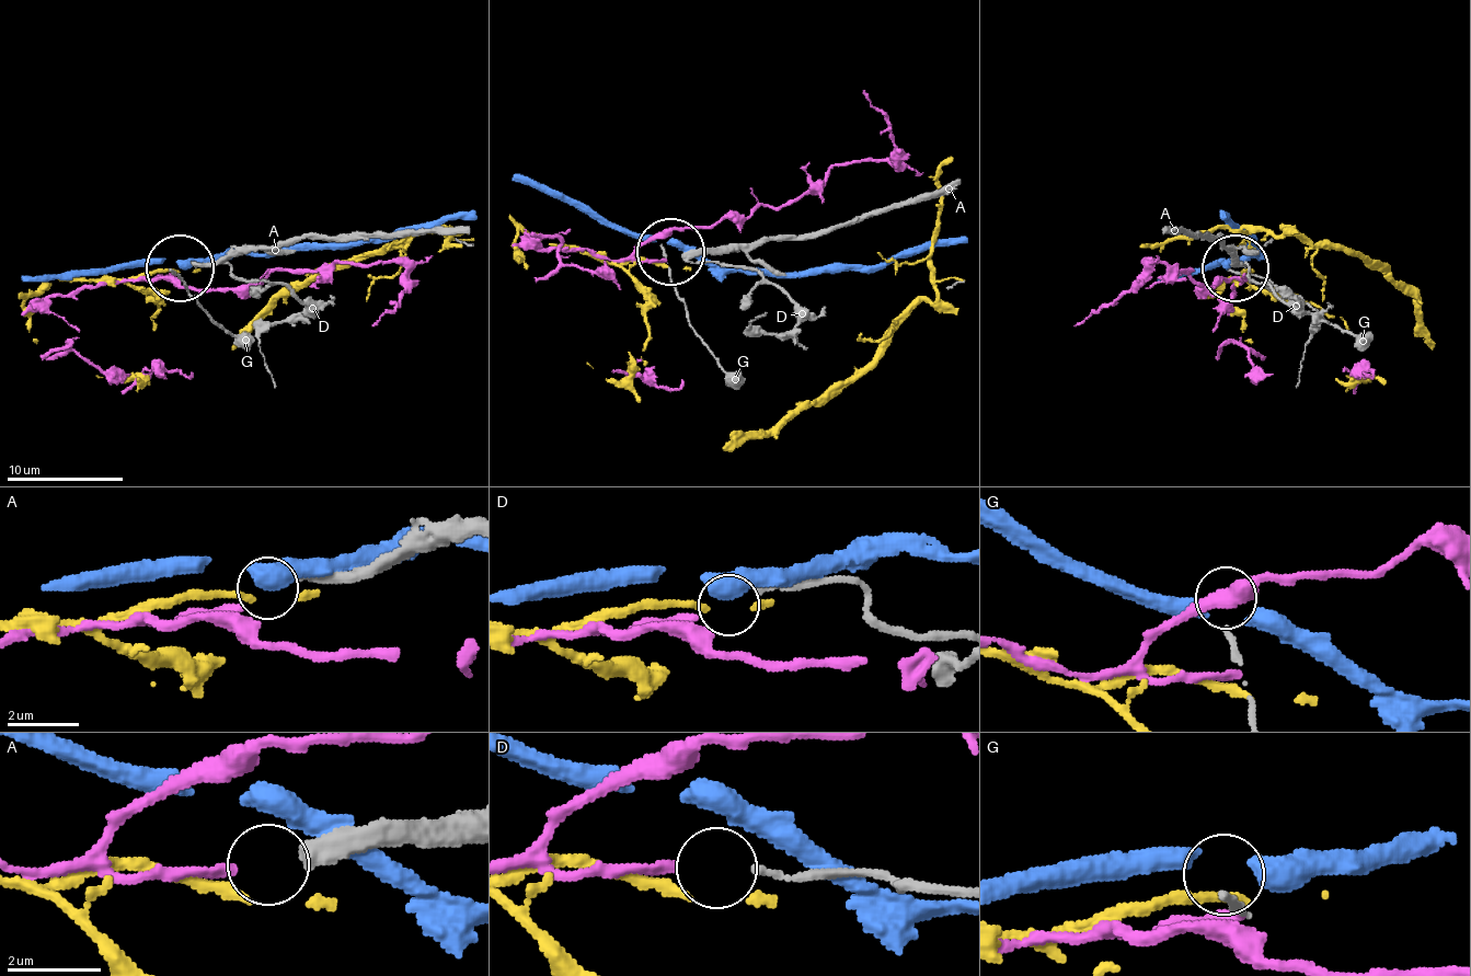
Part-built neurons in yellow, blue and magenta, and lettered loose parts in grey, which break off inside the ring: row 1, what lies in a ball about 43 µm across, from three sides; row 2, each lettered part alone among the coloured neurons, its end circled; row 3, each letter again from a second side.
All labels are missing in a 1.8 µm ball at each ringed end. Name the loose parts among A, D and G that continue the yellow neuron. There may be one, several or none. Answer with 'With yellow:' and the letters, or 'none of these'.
With yellow: none of these

